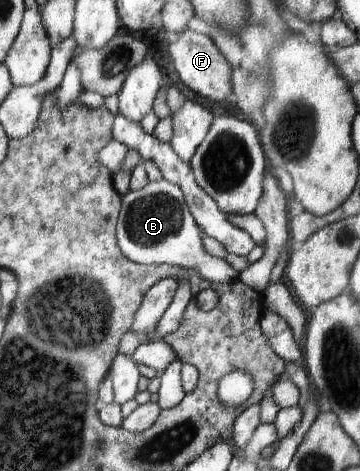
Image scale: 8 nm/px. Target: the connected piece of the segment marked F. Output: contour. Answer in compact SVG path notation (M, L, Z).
M187 28L180 33L176 42L169 42L169 52L171 52L171 60L175 62L177 74L183 84L193 92L197 92L199 96L209 98L213 102L223 102L227 100L229 94L234 92L233 69L230 61L223 56L222 51L209 35Z

